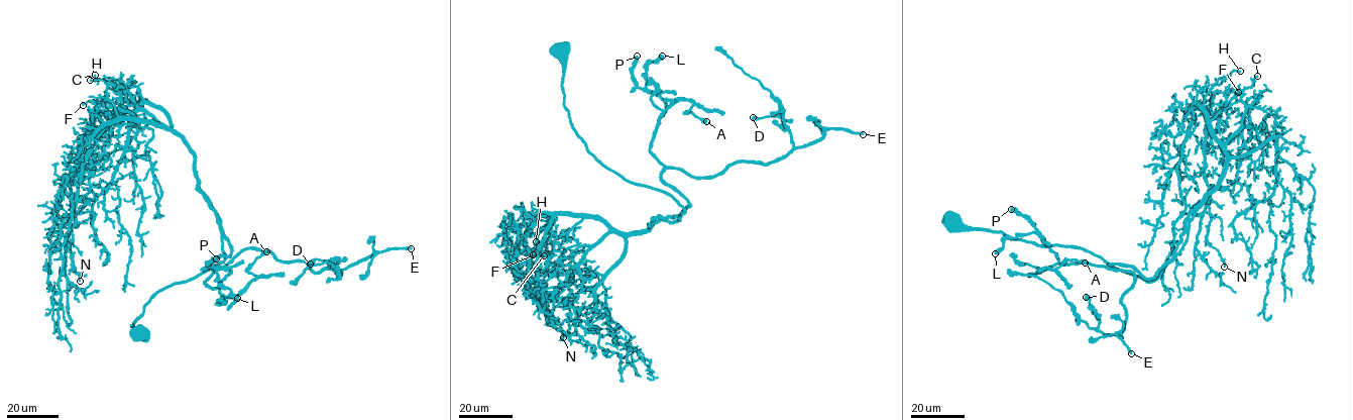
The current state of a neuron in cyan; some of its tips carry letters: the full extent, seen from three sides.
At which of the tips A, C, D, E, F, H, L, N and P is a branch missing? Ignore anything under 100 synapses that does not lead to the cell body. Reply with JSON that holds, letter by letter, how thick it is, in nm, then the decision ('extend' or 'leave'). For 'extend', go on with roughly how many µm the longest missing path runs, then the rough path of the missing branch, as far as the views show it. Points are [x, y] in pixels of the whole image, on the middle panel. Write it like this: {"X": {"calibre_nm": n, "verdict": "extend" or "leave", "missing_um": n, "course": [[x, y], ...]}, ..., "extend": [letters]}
{"A": {"calibre_nm": 650, "verdict": "leave"}, "C": {"calibre_nm": 170, "verdict": "leave"}, "D": {"calibre_nm": 750, "verdict": "leave"}, "E": {"calibre_nm": 360, "verdict": "extend", "missing_um": 300}, "F": {"calibre_nm": 160, "verdict": "leave"}, "H": {"calibre_nm": 200, "verdict": "leave"}, "L": {"calibre_nm": 750, "verdict": "leave"}, "N": {"calibre_nm": 130, "verdict": "leave"}, "P": {"calibre_nm": 700, "verdict": "leave"}, "extend": ["E"]}

